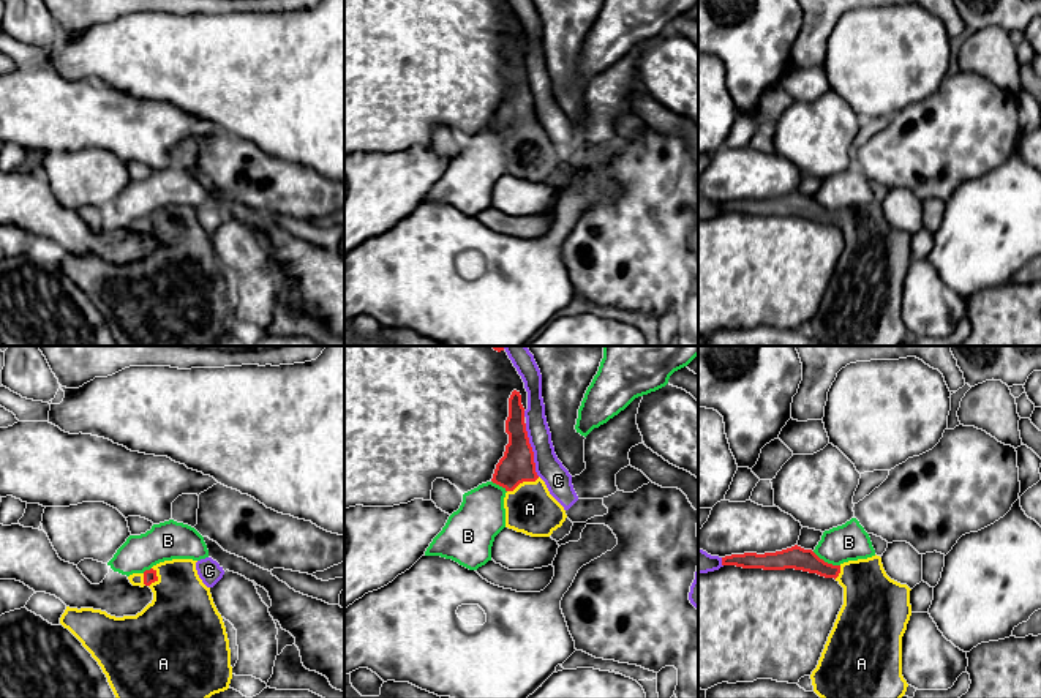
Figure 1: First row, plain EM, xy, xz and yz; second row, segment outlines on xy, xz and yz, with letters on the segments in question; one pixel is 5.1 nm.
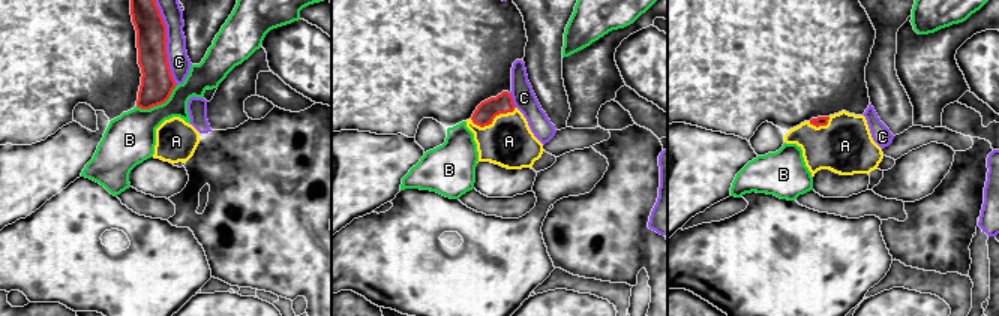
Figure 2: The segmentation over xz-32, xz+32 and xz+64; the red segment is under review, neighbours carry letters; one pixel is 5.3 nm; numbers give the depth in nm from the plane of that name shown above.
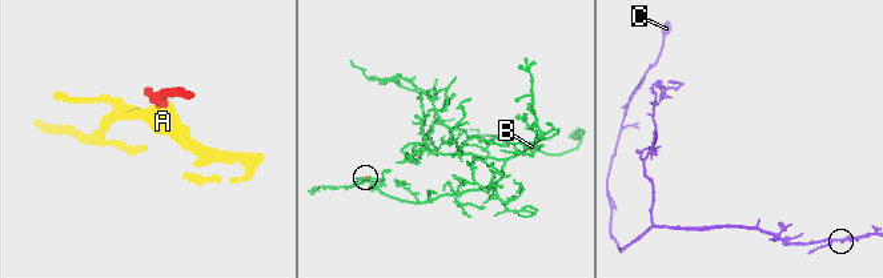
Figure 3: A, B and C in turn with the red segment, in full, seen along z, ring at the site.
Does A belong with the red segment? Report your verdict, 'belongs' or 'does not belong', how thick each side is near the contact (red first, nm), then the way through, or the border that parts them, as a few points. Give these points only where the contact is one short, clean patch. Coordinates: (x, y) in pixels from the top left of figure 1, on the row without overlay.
belongs | 170/260 nm | across xz (517, 111), (517, 120), (523, 127), (529, 155)

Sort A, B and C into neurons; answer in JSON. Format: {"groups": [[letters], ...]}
{"groups": [["A"], ["B"], ["C"]]}

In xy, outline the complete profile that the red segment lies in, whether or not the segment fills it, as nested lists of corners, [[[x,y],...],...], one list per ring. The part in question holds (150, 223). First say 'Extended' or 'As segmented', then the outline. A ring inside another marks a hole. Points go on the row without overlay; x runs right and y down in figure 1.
Extended. [[[172,205],[153,212],[144,220],[128,223],[133,232],[148,232],[153,246],[136,262],[115,264],[101,256],[70,254],[60,264],[82,292],[98,308],[117,346],[209,346],[229,335],[232,325],[231,295],[226,273],[210,234],[197,221],[193,205]]]

